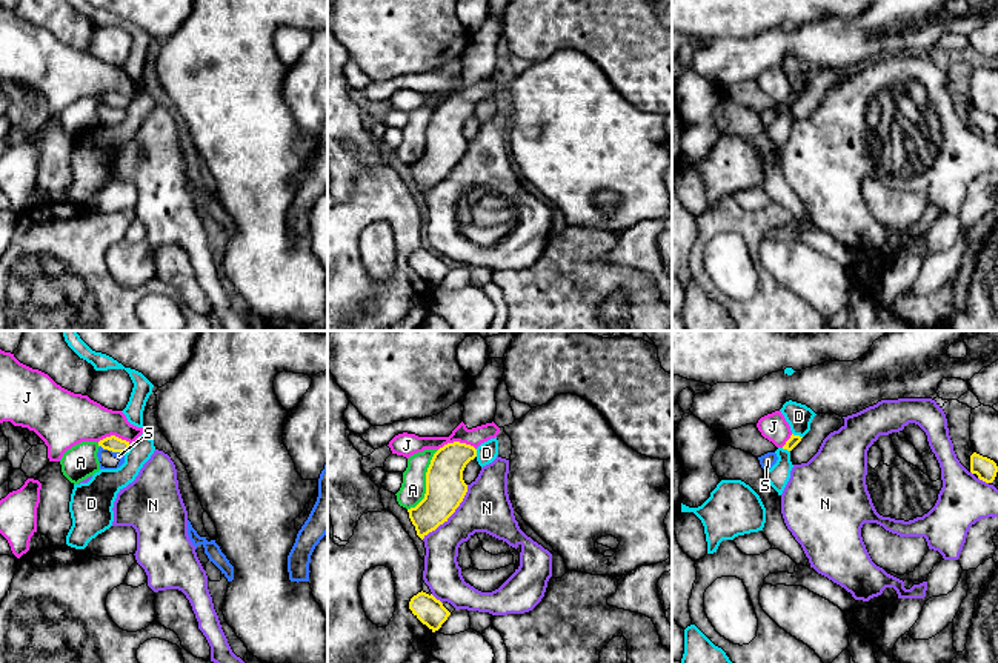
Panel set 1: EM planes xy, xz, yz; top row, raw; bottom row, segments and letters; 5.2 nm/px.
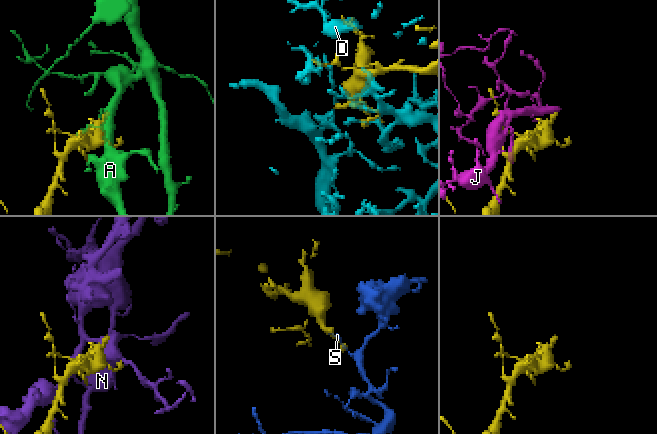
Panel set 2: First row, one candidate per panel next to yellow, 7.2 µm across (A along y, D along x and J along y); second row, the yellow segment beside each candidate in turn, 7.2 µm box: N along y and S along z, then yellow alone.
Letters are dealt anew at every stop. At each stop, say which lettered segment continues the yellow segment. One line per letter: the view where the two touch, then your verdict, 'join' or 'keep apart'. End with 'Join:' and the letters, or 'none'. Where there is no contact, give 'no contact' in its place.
A: xz | keep apart
D: yz | keep apart
J: xz | keep apart
N: xz | keep apart
S: xy | keep apart
Join: none

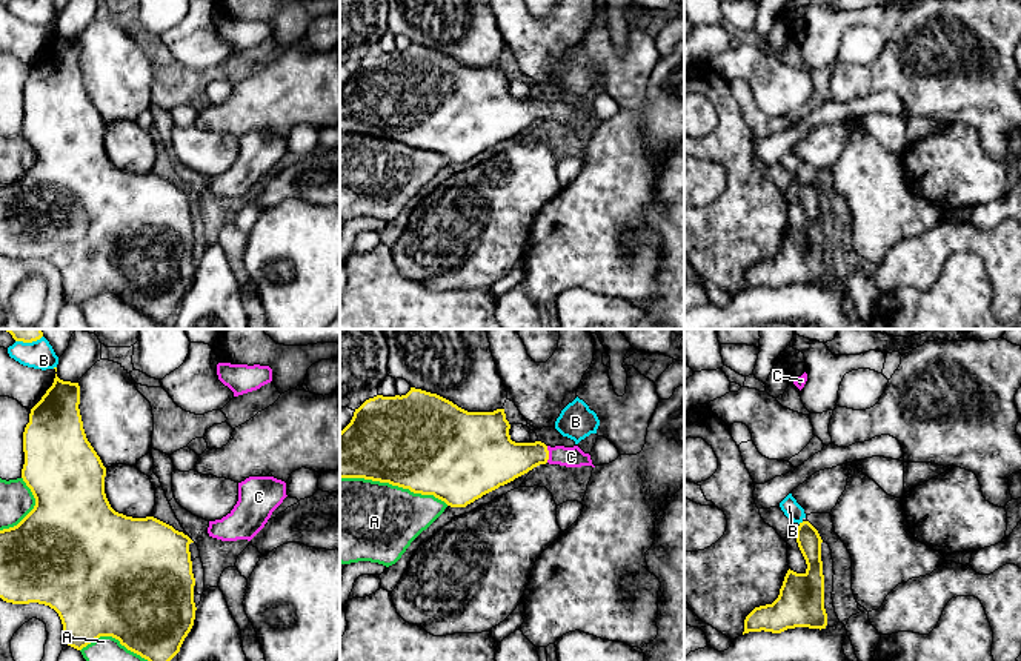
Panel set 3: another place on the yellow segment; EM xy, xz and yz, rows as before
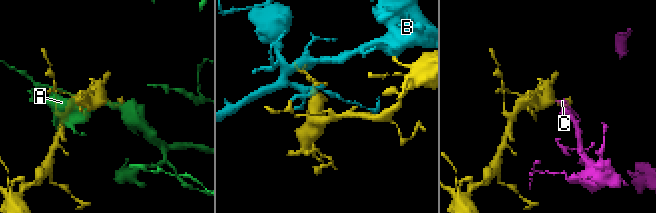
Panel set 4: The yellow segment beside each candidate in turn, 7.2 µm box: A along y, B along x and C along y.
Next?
A: xz | keep apart
B: yz | keep apart
C: xz | join
Join: C

